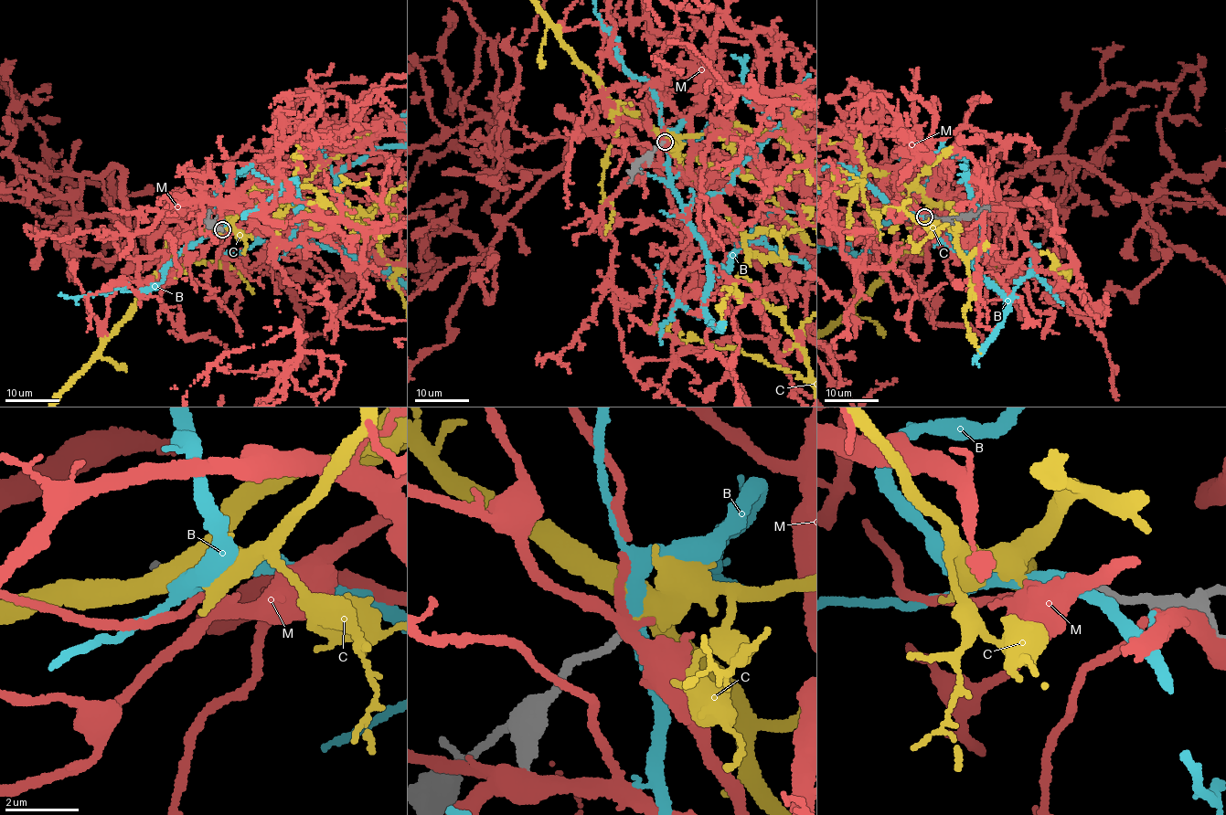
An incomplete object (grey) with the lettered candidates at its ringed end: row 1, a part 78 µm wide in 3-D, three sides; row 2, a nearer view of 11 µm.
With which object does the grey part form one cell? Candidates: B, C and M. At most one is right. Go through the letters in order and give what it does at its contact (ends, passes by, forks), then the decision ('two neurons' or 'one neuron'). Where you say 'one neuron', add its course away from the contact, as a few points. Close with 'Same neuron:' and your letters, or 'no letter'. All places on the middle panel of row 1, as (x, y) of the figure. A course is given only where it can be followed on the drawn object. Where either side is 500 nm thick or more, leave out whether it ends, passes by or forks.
B: it passes by; two neurons
C: it ends; one neuron
M: it forks; two neurons
Same neuron: C

